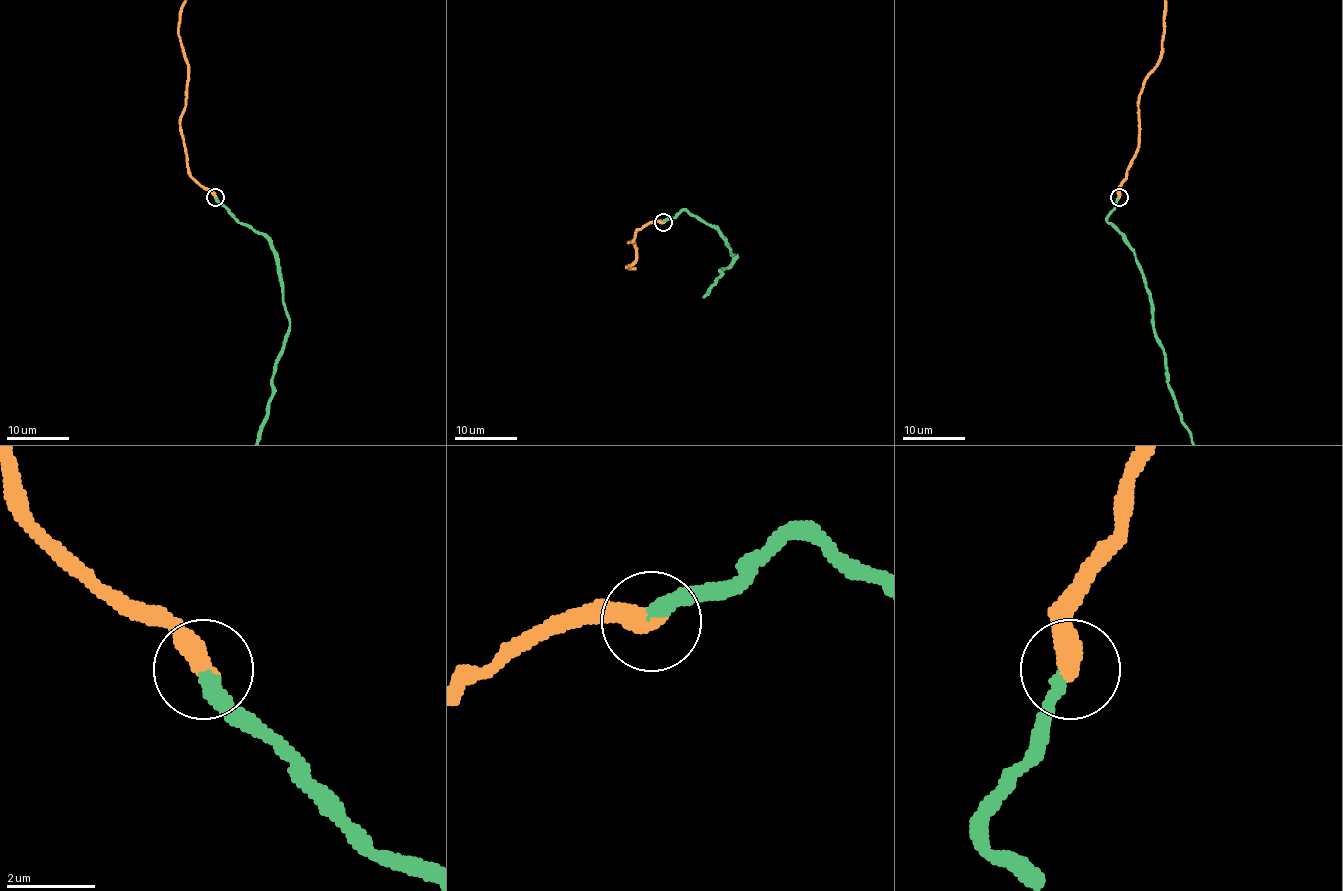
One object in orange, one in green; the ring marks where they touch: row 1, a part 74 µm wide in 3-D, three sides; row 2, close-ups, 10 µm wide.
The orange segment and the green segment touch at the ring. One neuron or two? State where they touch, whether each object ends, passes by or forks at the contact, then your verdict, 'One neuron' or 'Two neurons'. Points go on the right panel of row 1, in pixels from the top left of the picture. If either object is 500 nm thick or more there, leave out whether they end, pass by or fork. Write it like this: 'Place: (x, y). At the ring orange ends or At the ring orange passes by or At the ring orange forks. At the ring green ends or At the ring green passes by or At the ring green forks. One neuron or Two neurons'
Place: (1119, 197). One neuron

